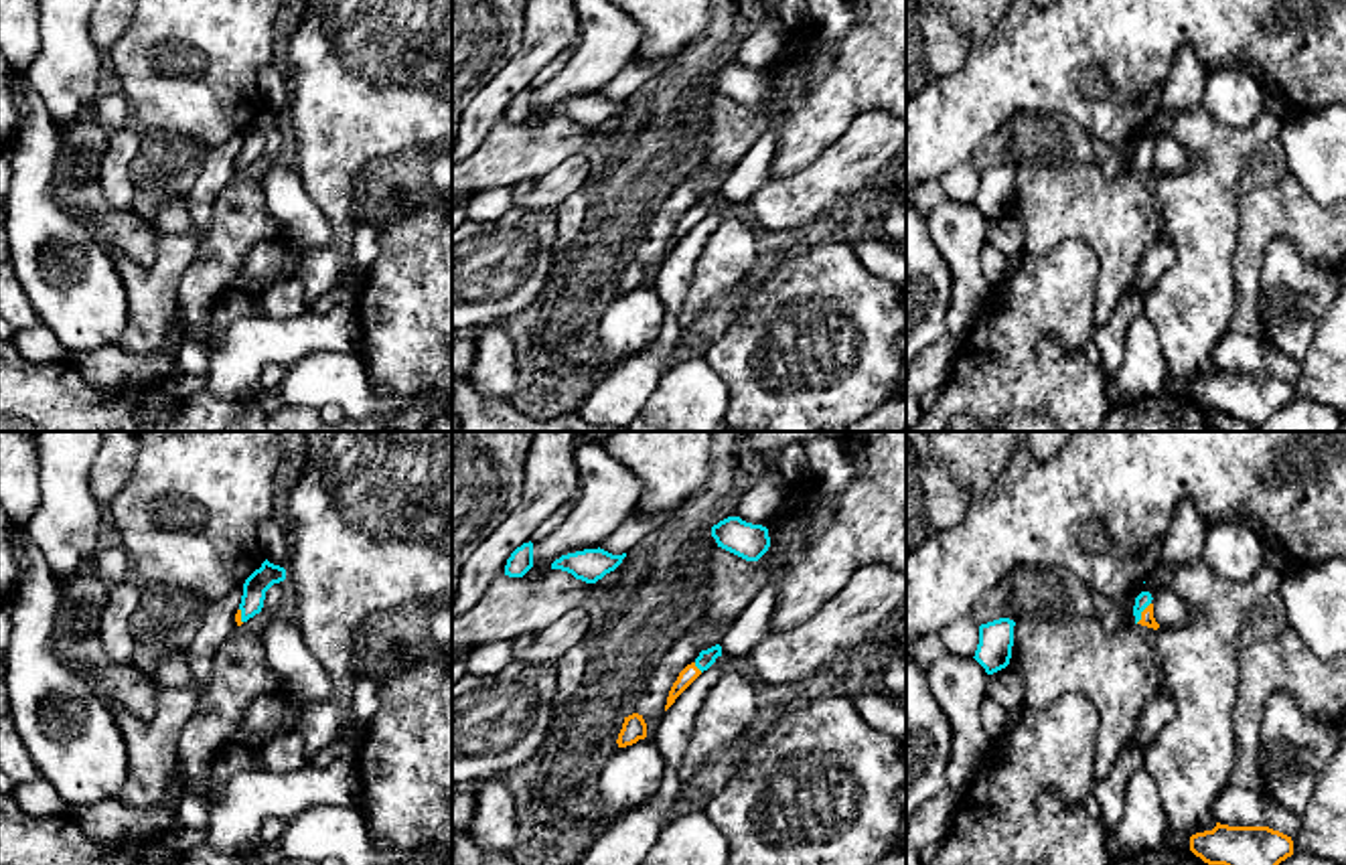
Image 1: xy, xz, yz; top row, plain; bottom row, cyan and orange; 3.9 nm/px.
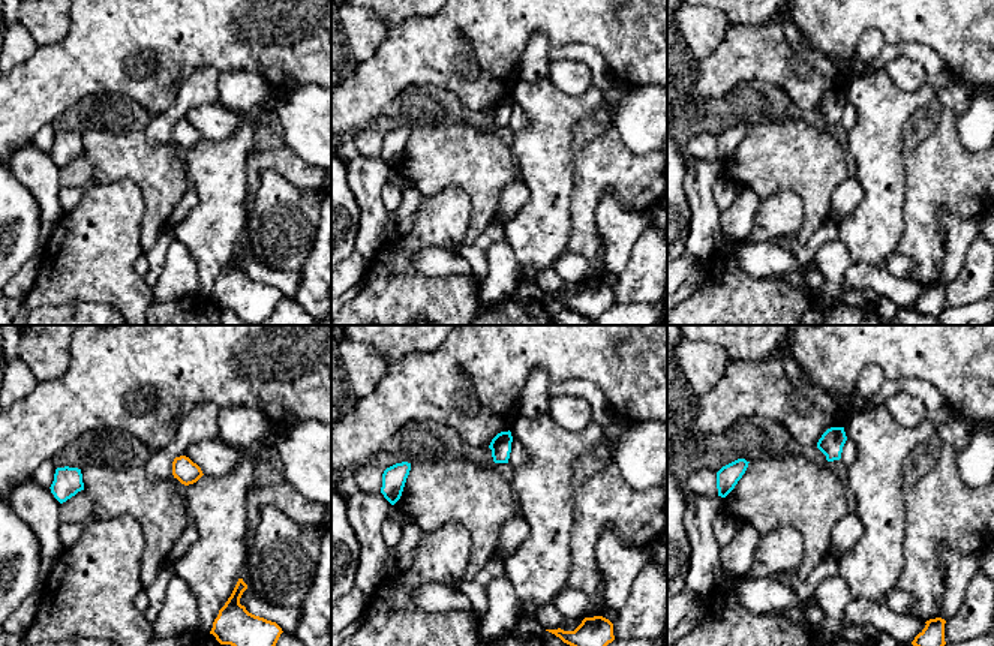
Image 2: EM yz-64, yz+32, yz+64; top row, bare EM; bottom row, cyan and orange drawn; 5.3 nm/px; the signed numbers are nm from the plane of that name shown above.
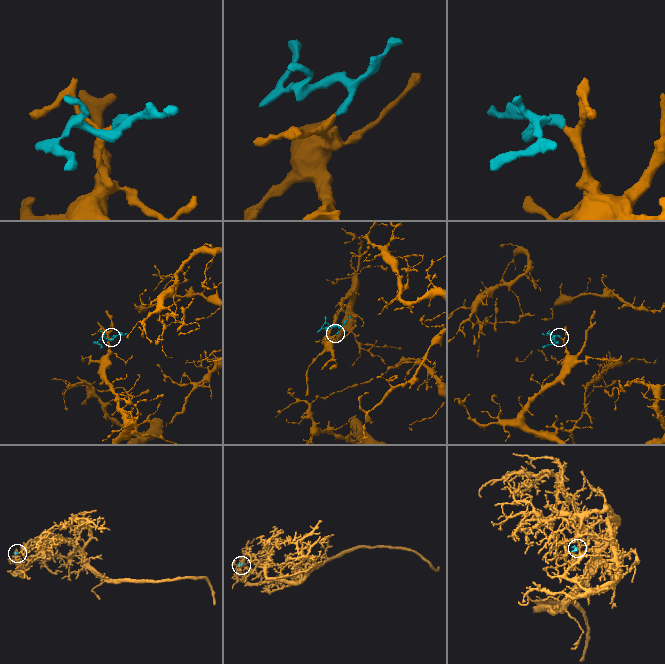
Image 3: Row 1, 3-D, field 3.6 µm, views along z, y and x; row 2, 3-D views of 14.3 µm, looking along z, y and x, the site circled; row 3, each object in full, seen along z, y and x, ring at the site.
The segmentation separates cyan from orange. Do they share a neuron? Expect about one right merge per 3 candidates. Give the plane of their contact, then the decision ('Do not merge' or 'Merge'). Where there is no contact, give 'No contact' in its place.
Touches cyan in yz. Merge

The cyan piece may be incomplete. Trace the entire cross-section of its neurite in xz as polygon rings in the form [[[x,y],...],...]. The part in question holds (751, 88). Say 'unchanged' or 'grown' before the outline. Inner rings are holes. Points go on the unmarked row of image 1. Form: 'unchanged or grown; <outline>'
unchanged; [[[728,63],[712,73],[718,93],[746,105],[758,107],[770,93],[768,75],[752,71],[740,63]]]

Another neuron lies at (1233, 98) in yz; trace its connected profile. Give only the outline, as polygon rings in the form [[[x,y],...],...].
[[[1241,71],[1206,73],[1202,107],[1230,128],[1245,128],[1265,111],[1261,85]]]

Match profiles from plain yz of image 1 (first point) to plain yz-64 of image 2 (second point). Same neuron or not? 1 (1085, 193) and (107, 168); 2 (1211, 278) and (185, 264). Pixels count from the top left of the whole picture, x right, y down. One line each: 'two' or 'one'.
1: one
2: two

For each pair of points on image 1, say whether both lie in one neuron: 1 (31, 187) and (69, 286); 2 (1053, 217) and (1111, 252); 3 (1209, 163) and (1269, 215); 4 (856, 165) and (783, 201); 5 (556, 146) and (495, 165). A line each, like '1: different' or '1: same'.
1: same
2: same
3: different
4: same
5: same

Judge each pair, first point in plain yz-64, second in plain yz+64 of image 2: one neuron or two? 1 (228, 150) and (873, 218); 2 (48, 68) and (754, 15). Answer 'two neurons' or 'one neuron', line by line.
1: one neuron
2: two neurons

